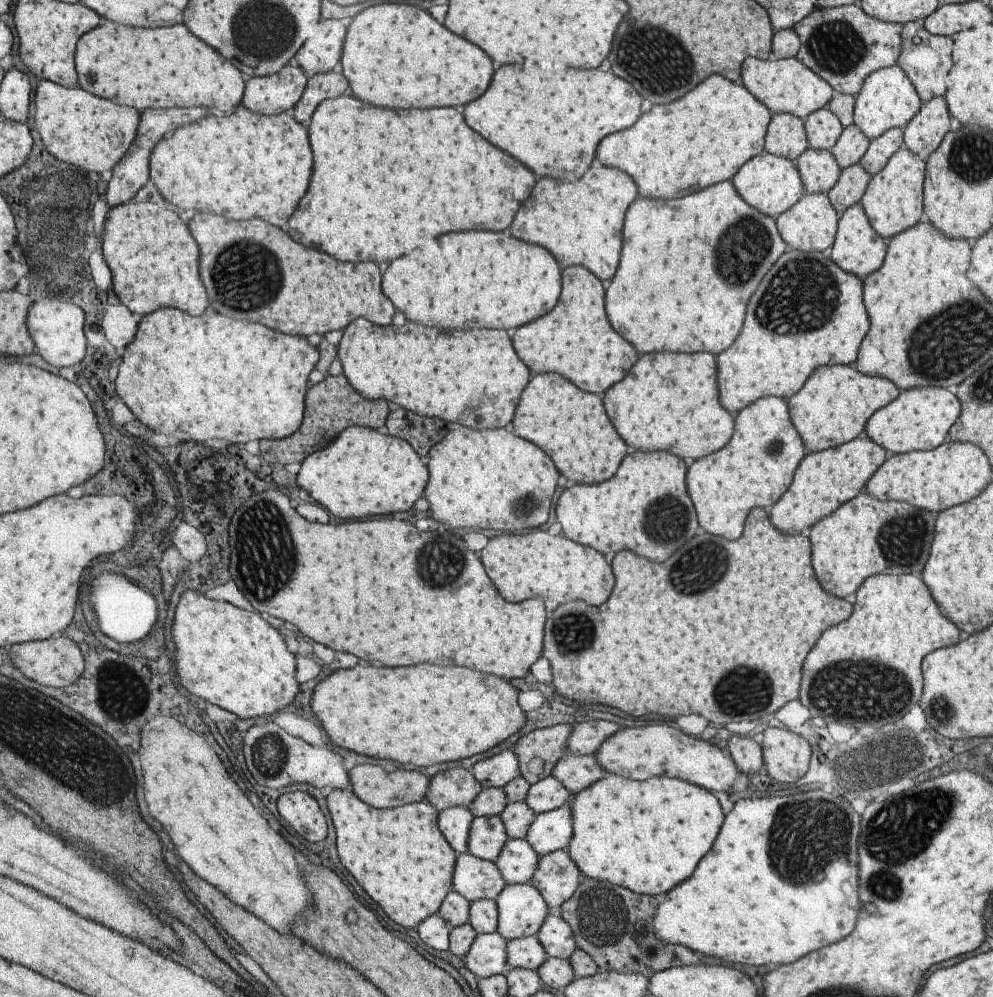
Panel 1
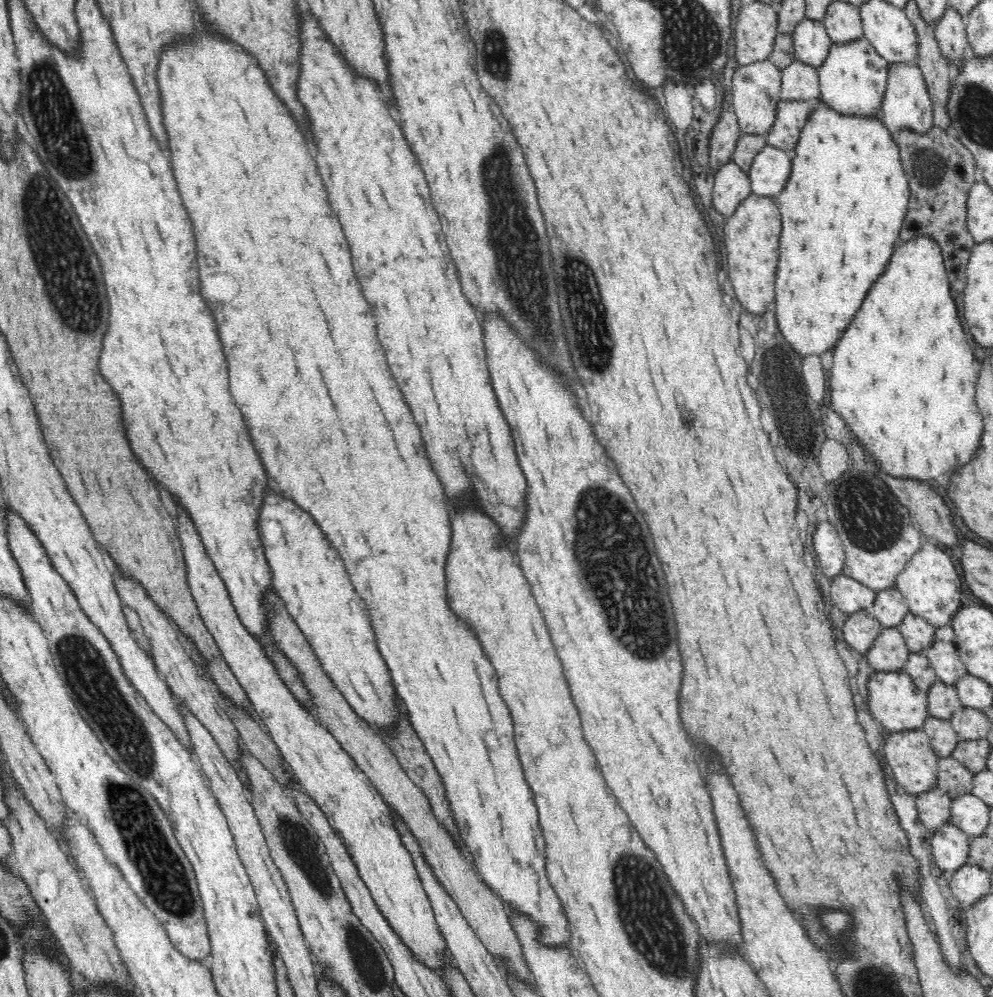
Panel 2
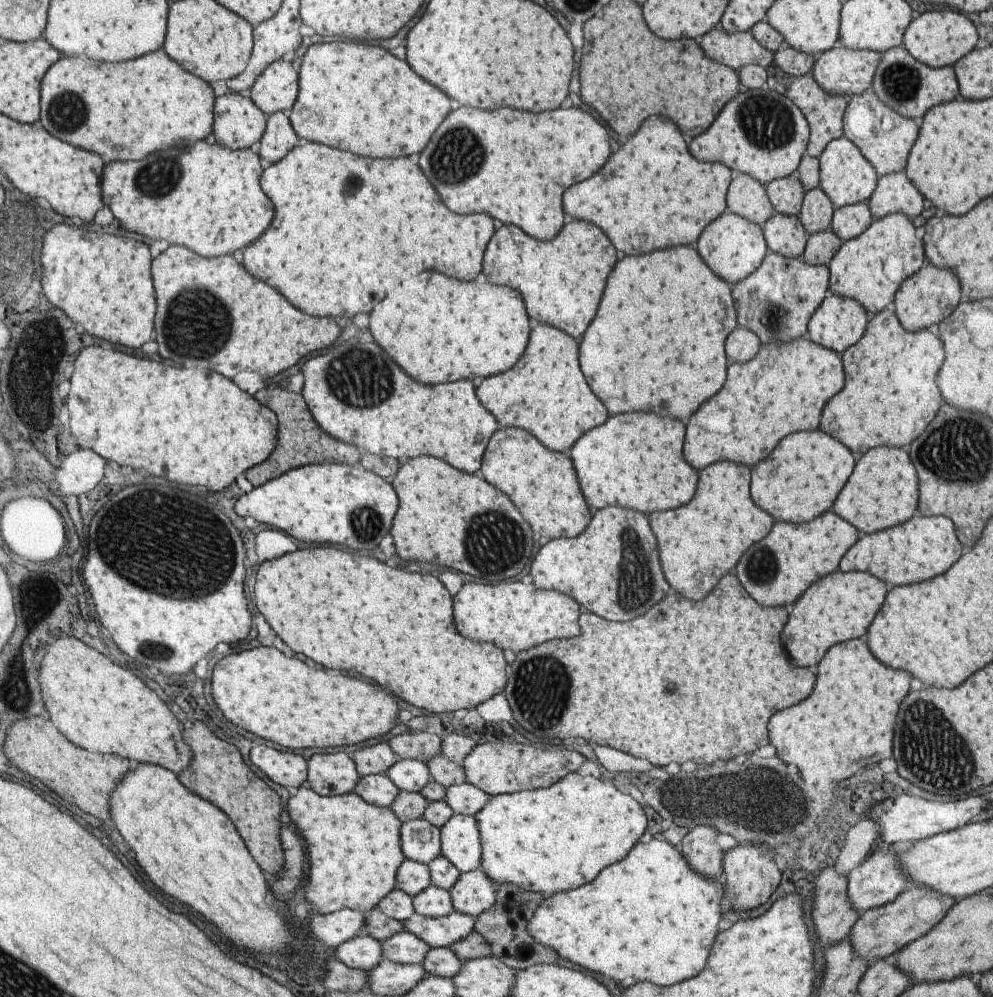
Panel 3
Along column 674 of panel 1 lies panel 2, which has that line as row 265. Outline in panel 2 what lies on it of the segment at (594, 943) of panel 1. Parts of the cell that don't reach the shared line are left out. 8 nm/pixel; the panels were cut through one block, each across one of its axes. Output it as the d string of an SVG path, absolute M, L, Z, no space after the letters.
M935 124L928 133L906 130L895 134L894 139L899 146L901 165L910 189L909 208L899 231L899 242L918 236L934 237L942 249L952 290L962 292L966 284L967 264L975 244L965 223L968 194L976 183L973 154L950 130Z

